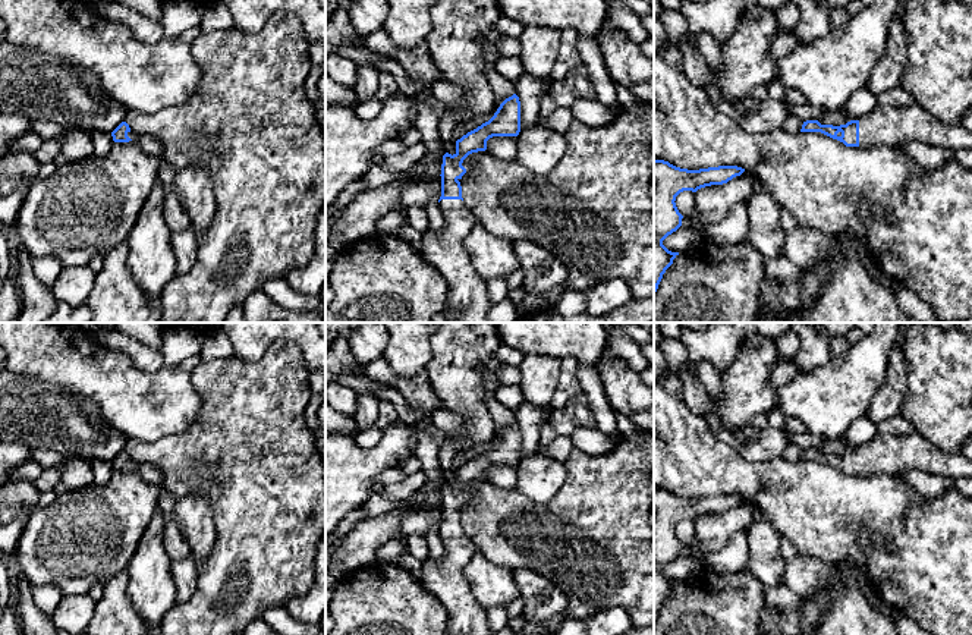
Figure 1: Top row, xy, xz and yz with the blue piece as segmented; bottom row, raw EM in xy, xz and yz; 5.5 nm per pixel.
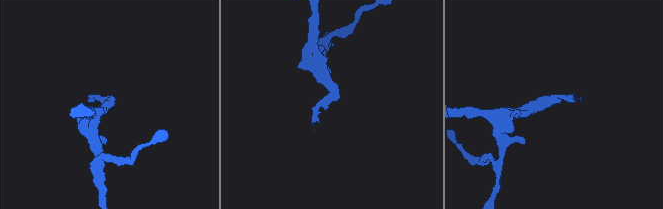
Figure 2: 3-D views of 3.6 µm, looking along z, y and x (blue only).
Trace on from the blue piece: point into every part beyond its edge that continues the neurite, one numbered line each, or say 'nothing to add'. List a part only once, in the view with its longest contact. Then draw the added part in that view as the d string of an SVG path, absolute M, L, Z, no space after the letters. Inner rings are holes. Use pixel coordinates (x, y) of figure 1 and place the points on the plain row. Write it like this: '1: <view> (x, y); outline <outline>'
1: yz (887, 453); outline M918 431L906 436L878 433L859 447L861 477L875 474L897 477L905 469L921 469L951 480L972 478L972 459L938 449Z

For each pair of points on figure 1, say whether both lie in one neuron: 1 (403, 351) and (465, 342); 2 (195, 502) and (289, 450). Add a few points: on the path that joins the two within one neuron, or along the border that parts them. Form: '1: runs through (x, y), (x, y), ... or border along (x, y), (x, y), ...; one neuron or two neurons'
1: border along (431, 338), (431, 358), (424, 368); two neurons
2: border along (178, 497), (201, 493), (211, 506), (217, 530); two neurons

